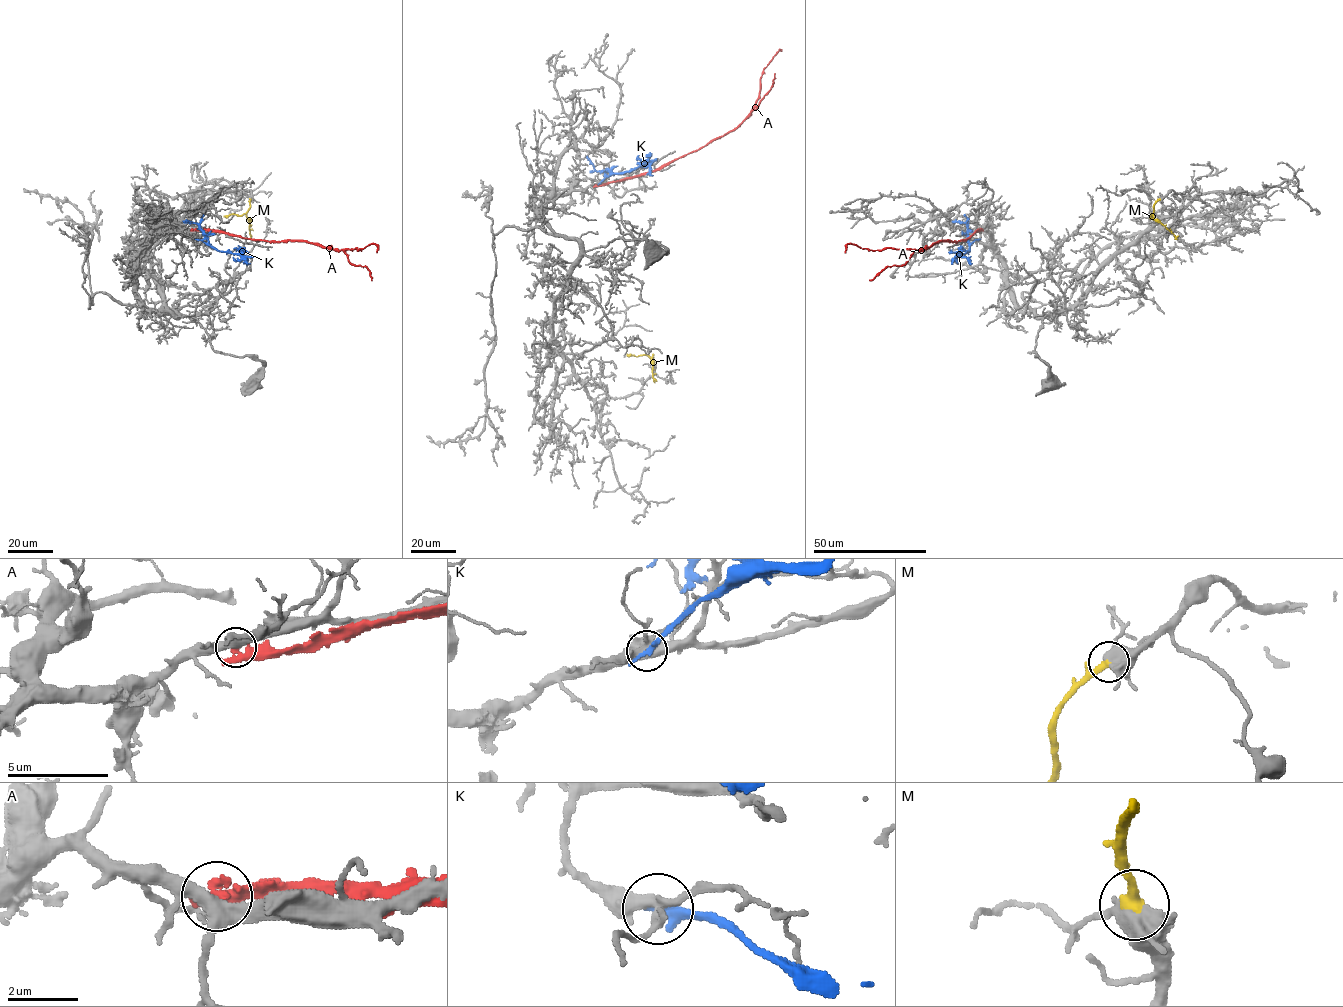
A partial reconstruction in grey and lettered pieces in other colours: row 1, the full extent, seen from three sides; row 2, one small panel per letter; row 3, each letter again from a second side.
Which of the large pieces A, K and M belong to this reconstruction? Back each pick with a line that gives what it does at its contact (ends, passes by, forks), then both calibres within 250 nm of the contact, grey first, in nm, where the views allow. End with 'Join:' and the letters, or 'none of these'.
M: It ends there. Thickness 460 nm (grey) against 360 nm
Join: M

